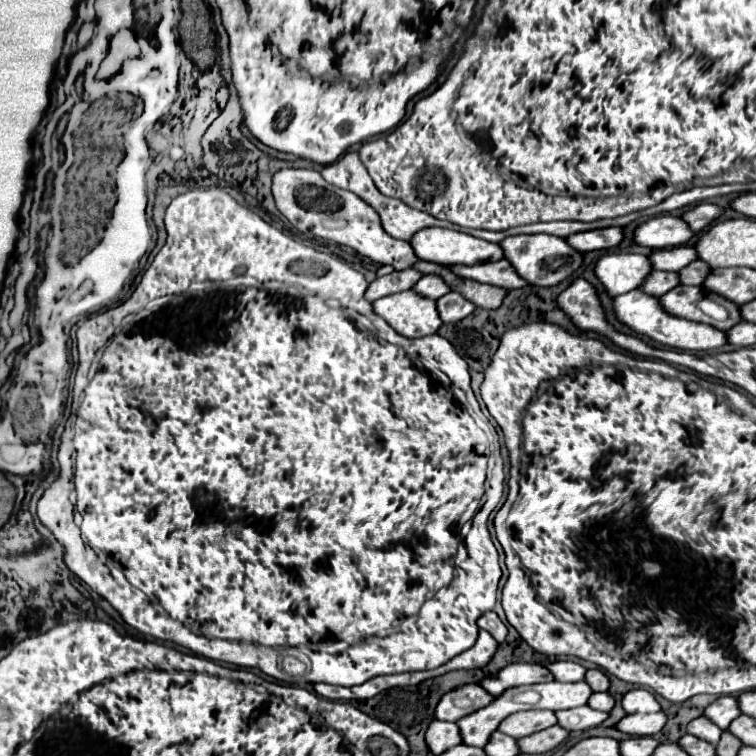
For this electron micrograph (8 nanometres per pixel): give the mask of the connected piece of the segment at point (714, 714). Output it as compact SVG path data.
M737 696L717 698L711 706L705 708L705 716L709 716L717 726L727 730L729 722L733 722L733 718L741 716L741 710L737 710Z

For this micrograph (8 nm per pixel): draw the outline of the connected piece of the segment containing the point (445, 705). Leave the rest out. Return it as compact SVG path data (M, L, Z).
M465 684L453 692L447 692L437 708L435 716L437 720L447 720L447 722L457 722L457 718L463 718L465 714L473 714L473 710L489 706L493 702L493 694L481 690L479 684Z

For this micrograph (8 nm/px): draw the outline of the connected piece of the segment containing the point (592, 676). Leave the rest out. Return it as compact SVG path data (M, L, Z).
M587 670L585 682L589 682L593 692L609 692L609 678L601 670Z

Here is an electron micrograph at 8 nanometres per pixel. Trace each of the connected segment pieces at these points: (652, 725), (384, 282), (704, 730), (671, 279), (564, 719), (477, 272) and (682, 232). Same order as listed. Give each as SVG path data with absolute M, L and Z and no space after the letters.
M665 712L657 714L627 714L615 728L631 736L655 736L665 726Z
M413 268L401 270L401 272L393 272L389 276L381 276L375 282L369 284L365 298L369 302L375 302L377 298L389 296L389 294L395 294L395 292L405 292L405 290L413 288L421 278L423 278L423 274L419 270L413 270Z
M705 716L691 720L687 726L687 732L691 732L693 736L697 736L701 740L711 742L711 744L717 744L717 738L721 738L721 734L723 734L723 730L713 726L713 722L709 722L709 718L705 718Z
M655 270L655 272L651 272L651 276L645 280L645 284L641 286L641 290L643 292L647 292L647 294L655 294L655 296L663 296L663 294L667 294L669 290L673 290L673 288L677 288L681 282L679 282L679 274L675 272L675 274L669 274L669 272L659 272L659 270Z
M579 706L579 708L569 708L569 710L559 710L555 712L557 714L557 720L559 720L559 726L563 726L565 730L589 730L589 728L595 728L595 726L601 726L609 714L605 712L597 712L589 706Z
M507 260L483 262L483 264L477 264L477 266L449 266L449 268L463 278L501 286L501 288L507 288L507 290L529 286L529 284L515 284L515 282L523 282L523 278L517 274L517 270L513 270L511 262L507 262Z
M659 216L635 230L635 242L649 248L675 248L689 244L695 232L689 230L687 222L675 216Z

